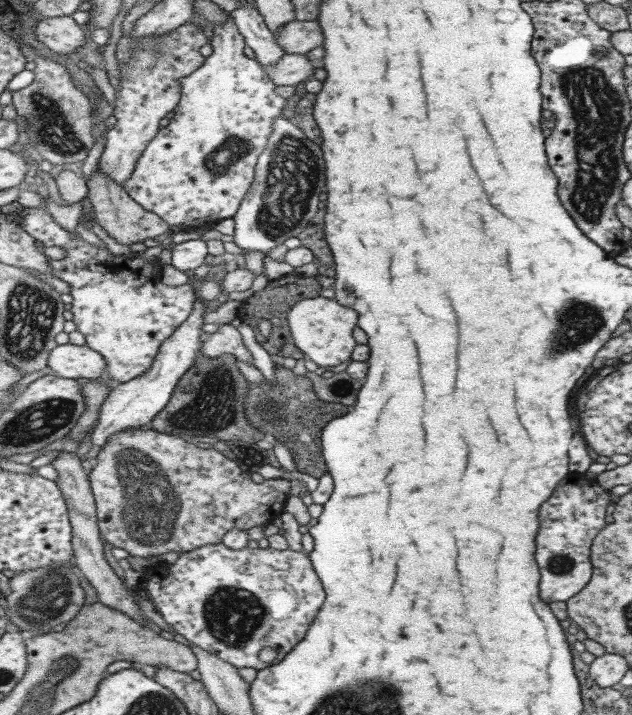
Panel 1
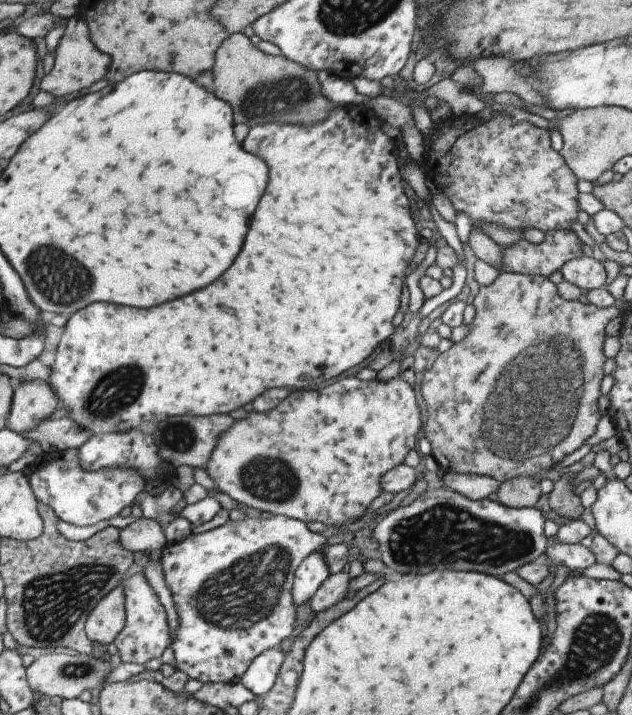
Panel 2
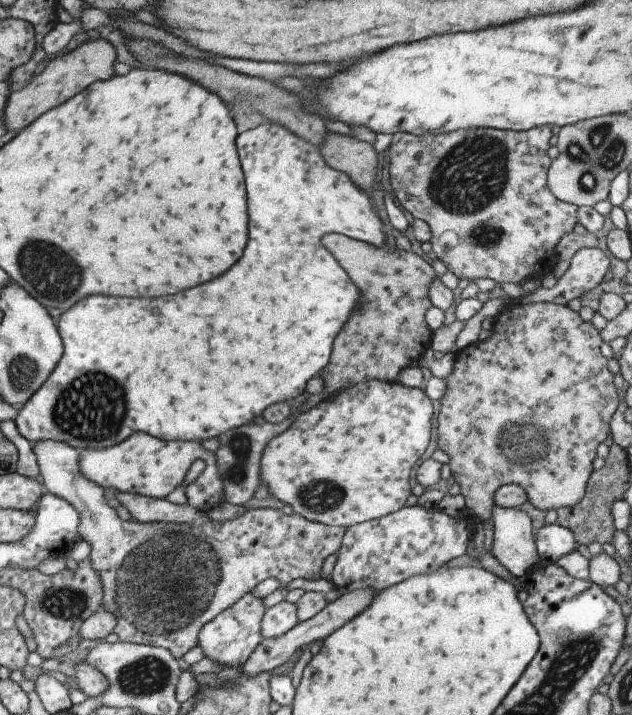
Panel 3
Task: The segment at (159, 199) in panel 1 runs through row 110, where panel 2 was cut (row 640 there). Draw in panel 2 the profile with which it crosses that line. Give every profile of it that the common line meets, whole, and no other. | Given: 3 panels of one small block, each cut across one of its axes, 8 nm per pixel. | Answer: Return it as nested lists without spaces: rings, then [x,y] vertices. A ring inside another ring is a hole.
[[[273,515],[272,518],[258,519],[256,517],[246,517],[240,522],[233,522],[231,519],[220,526],[214,528],[210,532],[202,534],[191,534],[178,542],[168,543],[161,551],[162,572],[164,572],[164,580],[166,586],[172,592],[172,598],[176,605],[176,612],[178,613],[178,630],[176,630],[176,639],[173,642],[174,658],[176,659],[176,669],[190,678],[202,681],[203,683],[232,683],[242,677],[242,674],[248,670],[250,662],[260,656],[262,652],[270,650],[270,648],[279,647],[281,642],[290,636],[294,629],[294,622],[296,622],[297,608],[292,602],[292,586],[294,583],[295,573],[298,566],[302,564],[302,560],[316,551],[318,546],[327,544],[327,540],[315,534],[307,528],[308,524],[292,517],[284,515]]]

